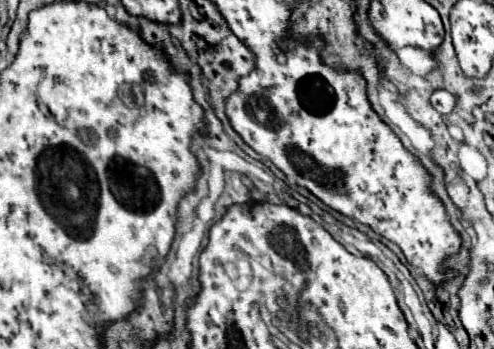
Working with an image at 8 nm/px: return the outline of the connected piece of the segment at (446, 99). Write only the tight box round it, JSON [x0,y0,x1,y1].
[430,88,456,114]

